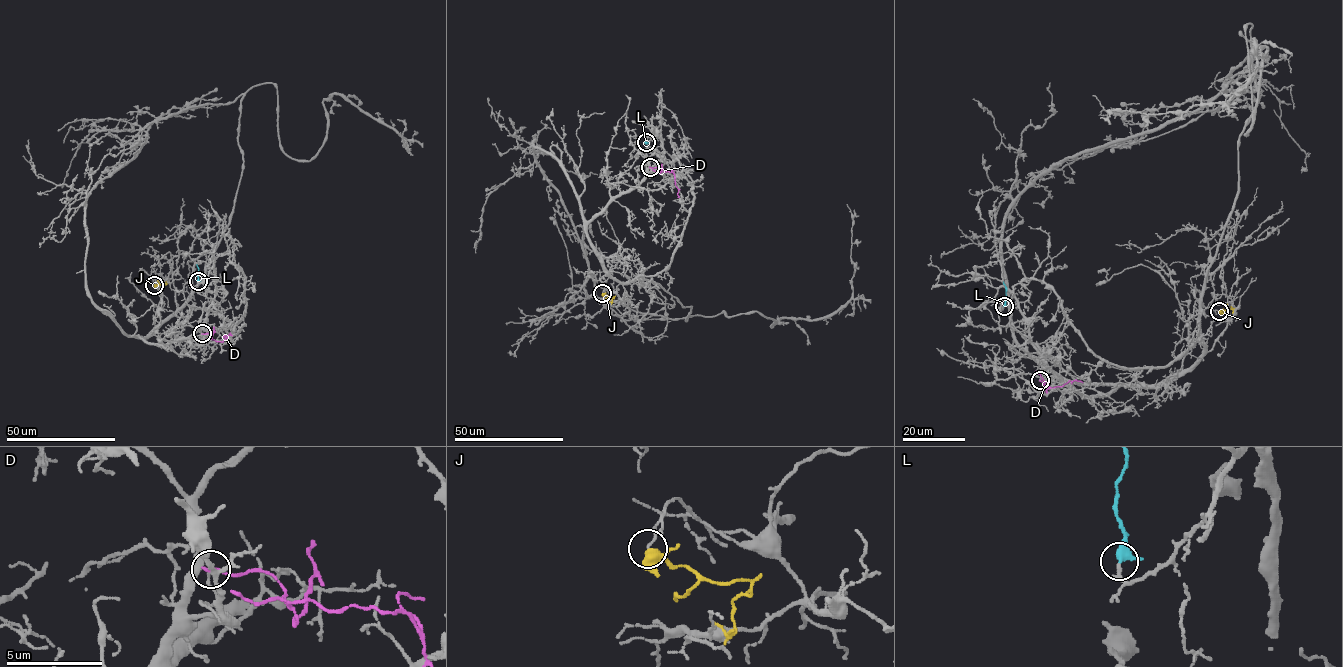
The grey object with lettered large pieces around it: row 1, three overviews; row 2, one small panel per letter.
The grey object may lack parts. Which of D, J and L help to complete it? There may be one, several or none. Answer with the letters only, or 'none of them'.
L

